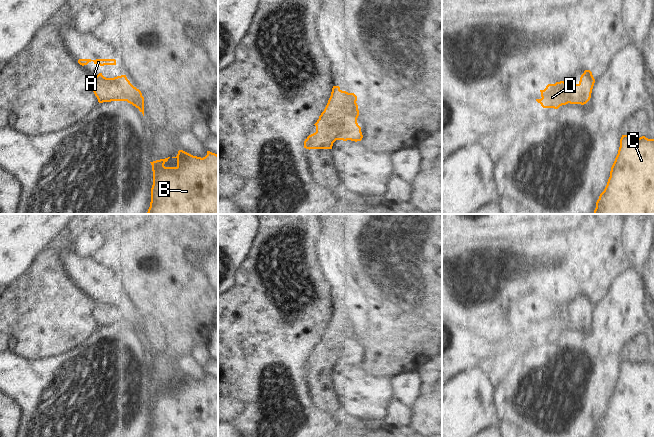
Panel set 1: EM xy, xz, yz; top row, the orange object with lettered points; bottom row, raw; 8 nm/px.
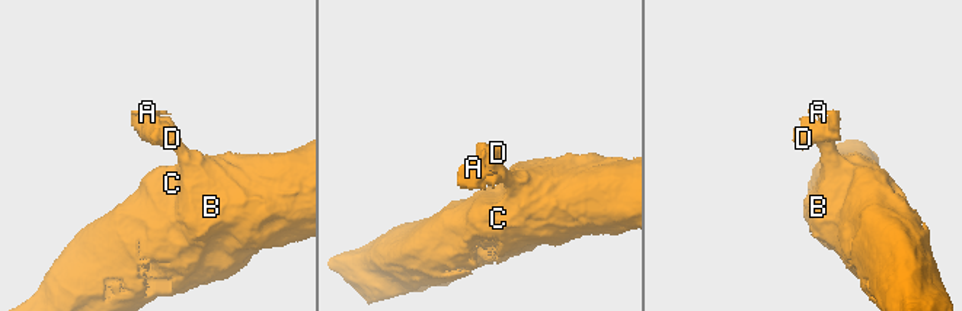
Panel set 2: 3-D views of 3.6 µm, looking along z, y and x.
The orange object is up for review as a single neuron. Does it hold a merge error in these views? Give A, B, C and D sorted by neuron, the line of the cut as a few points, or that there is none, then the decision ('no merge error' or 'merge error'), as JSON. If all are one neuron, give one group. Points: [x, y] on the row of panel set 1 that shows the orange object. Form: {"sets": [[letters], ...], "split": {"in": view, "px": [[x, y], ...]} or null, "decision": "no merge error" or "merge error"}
{"sets": [["A", "B", "C", "D"]], "split": null, "decision": "no merge error"}

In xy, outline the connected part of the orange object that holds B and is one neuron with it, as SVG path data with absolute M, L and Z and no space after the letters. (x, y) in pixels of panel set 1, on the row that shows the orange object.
M179 150L176 157L177 166L176 167L165 167L164 164L168 161L170 157L165 159L156 160L150 162L153 171L153 185L151 188L151 202L148 209L148 214L218 214L218 155L207 151L207 155L203 158L193 156L183 150Z

